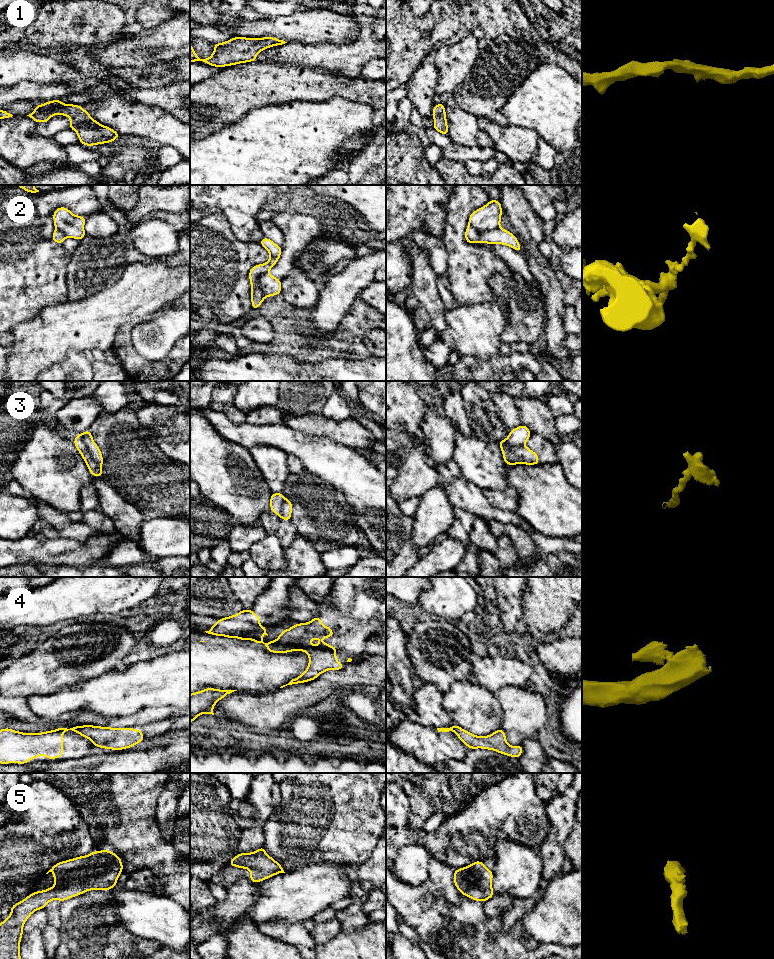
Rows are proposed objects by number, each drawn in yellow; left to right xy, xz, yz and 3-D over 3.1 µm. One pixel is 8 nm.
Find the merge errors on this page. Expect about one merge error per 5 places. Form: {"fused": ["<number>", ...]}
{"fused": ["2", "4"]}

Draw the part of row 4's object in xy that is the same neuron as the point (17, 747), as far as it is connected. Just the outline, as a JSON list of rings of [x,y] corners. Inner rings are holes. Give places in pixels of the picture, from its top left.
[[[60,727],[41,733],[23,733],[0,729],[0,764],[28,764],[28,760],[44,755],[47,759],[63,756],[63,733],[72,728]]]

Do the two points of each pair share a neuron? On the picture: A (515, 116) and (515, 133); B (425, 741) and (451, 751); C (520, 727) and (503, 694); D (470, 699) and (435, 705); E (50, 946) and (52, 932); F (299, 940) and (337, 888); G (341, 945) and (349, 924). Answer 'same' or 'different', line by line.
A: different
B: same
C: same
D: different
E: same
F: different
G: different

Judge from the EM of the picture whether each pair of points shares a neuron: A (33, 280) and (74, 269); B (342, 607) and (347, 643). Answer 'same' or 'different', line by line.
A: different
B: same

